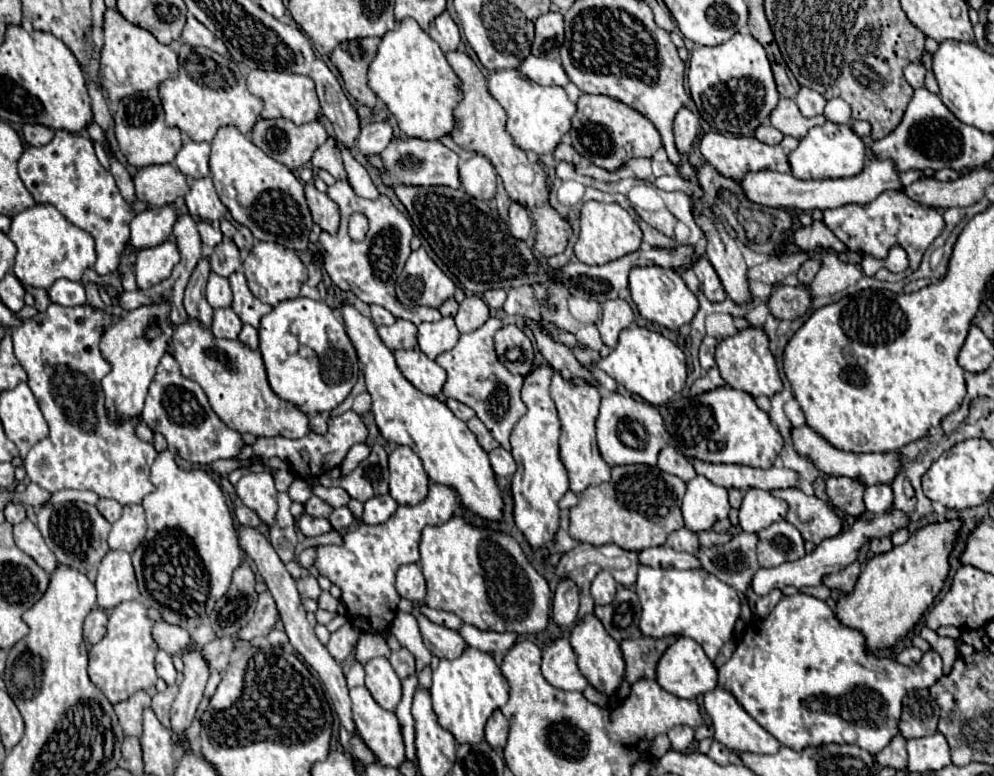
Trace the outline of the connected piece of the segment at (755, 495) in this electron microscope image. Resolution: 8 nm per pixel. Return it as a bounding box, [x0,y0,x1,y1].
[739,489,787,533]

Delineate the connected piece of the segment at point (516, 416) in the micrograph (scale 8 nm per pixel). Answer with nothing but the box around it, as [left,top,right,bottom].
[435,317,525,451]

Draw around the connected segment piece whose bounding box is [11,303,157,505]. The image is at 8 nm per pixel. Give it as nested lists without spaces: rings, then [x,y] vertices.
[[[53,303],[43,313],[37,313],[31,319],[23,319],[19,327],[11,329],[15,357],[29,375],[27,383],[49,425],[49,435],[37,445],[33,445],[33,449],[27,453],[25,469],[31,483],[39,485],[49,493],[57,493],[61,489],[89,489],[99,497],[115,499],[121,505],[129,505],[141,503],[143,497],[153,491],[153,485],[149,481],[149,469],[157,457],[157,451],[151,443],[137,439],[135,425],[141,421],[139,417],[115,425],[111,423],[105,409],[101,379],[111,369],[111,365],[99,353],[99,339],[109,323],[111,315],[91,305],[63,307]]]

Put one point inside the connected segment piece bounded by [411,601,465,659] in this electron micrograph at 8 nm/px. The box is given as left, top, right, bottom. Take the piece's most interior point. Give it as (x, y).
(445, 643)

